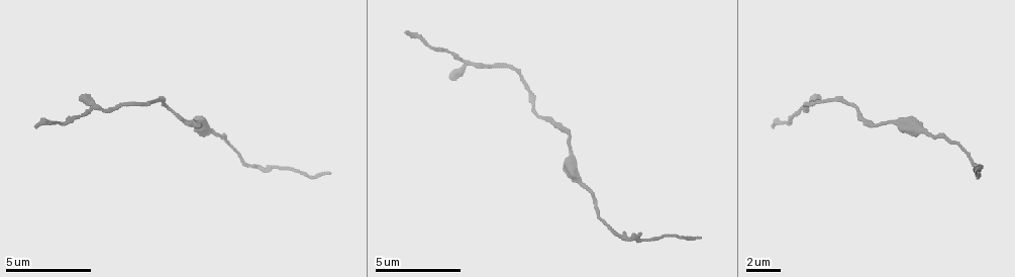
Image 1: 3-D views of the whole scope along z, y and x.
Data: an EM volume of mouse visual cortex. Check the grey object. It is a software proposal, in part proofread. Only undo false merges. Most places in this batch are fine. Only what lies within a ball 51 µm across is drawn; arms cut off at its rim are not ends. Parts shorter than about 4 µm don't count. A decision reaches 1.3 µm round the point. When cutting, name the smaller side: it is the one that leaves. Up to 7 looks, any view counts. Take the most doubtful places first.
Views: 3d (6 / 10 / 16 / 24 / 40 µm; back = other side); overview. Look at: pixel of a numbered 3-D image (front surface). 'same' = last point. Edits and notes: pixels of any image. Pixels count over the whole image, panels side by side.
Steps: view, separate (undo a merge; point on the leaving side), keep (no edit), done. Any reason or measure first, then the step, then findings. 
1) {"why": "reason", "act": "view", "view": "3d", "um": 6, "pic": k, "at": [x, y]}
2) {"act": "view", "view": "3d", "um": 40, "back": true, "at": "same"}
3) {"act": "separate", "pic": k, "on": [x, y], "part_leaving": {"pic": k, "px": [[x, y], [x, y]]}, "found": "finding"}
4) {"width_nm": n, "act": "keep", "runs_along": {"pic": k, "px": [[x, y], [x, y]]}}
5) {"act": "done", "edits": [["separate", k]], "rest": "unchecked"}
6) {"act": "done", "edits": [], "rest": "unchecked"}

{"why": "calibre changes", "act": "view", "view": "3d", "um": 16, "pic": 1, "at": [921, 128]}

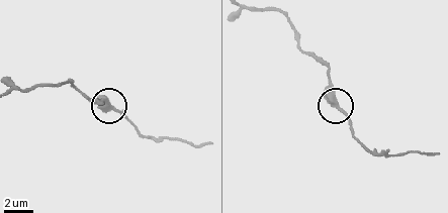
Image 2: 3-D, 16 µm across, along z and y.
{"act": "keep", "runs_along": {"pic": 2, "px": [[324, 65], [331, 103], [344, 114], [358, 138]]}, "found": "continuous, no second neuron"}

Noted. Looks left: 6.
{"why": "thick turns thin", "act": "view", "view": "3d", "um": 16, "pic": 1, "at": [616, 233]}

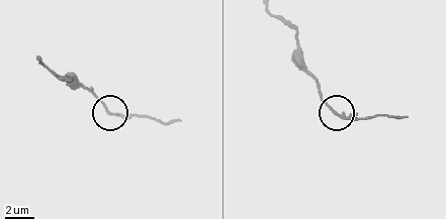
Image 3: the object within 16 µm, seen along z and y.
{"act": "keep", "found": "one neuron here"}

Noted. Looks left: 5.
{"why": "thin neck", "act": "view", "view": "3d", "um": 6, "pic": 1, "at": [859, 110]}

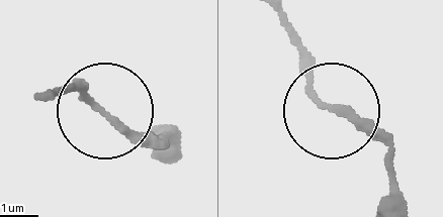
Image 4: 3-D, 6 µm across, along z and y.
{"why": "other side", "act": "view", "view": "3d", "um": 6, "back": true, "pic": 4, "at": [103, 113]}

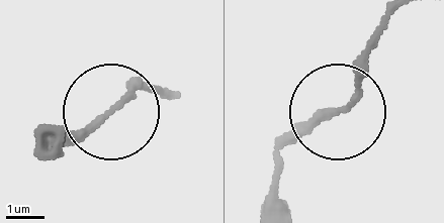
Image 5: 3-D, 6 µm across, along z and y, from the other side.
{"act": "keep", "runs_along": {"pic": 5, "px": [[295, 140], [350, 102], [376, 37]]}, "found": "all the same neuron"}

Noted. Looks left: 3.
{"act": "done", "edits": [], "rest": "unchecked"}

